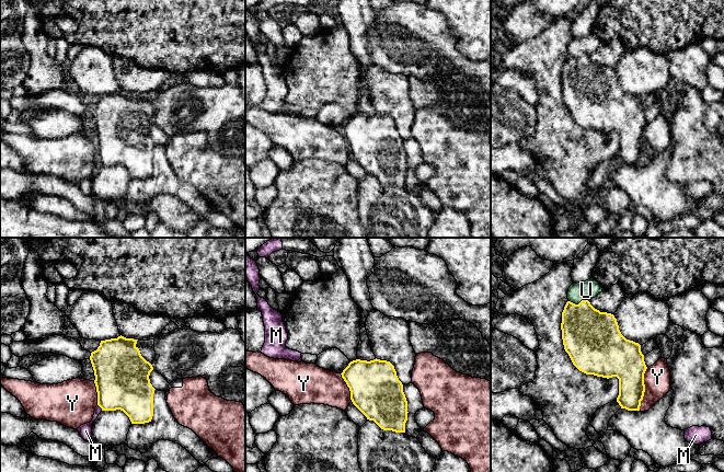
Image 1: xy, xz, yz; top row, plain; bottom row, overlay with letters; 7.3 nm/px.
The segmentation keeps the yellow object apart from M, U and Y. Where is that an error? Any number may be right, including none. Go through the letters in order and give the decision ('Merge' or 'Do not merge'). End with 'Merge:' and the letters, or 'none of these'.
M: Do not merge
U: Do not merge
Y: Do not merge
Merge: none of these

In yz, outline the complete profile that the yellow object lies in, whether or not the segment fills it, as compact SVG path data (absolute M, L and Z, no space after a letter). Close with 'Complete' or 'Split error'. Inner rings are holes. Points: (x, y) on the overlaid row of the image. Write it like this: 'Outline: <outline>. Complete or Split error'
Outline: M588 300L578 304L567 301L562 312L562 339L573 365L586 375L619 379L617 402L621 408L640 411L645 392L644 373L647 369L641 345L627 339L620 332L613 314L600 312Z. Complete

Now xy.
Outline: M122 335L101 341L90 360L102 411L120 410L131 424L145 424L153 416L156 389L149 379L153 367L141 356L137 341Z. Complete

